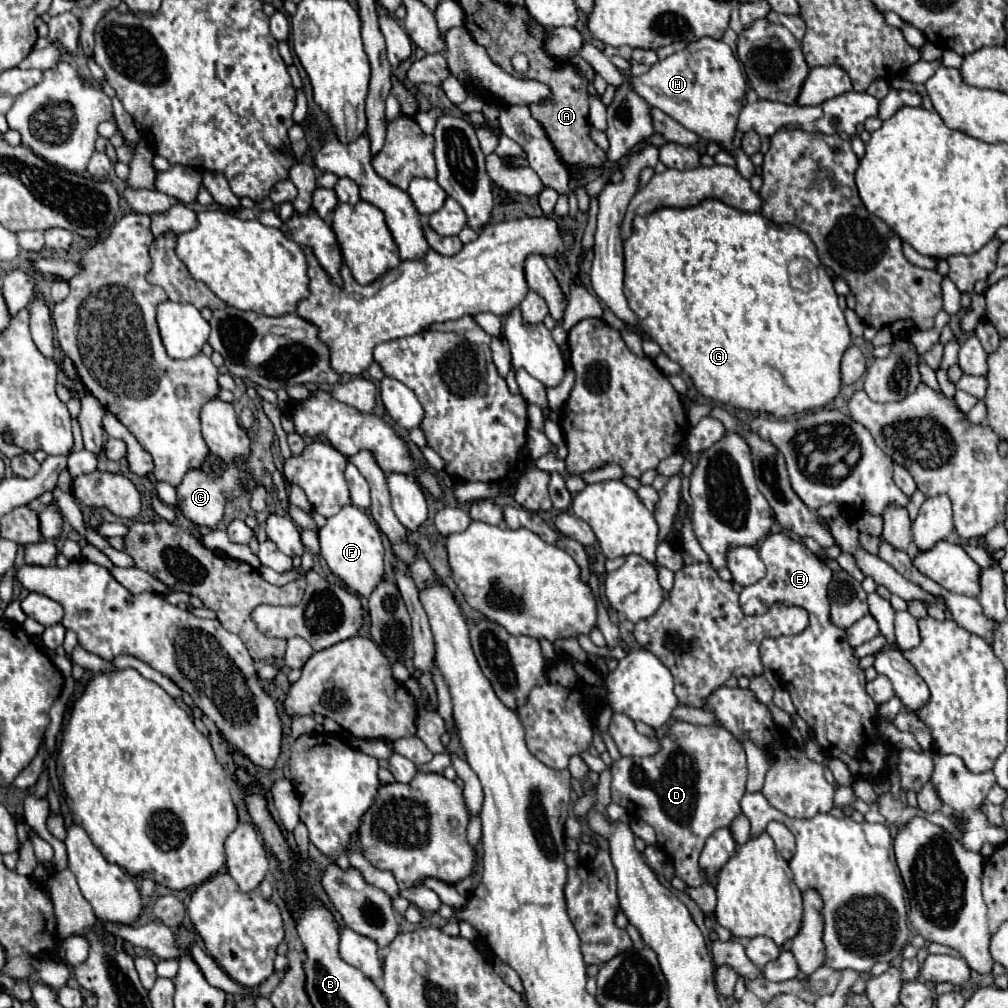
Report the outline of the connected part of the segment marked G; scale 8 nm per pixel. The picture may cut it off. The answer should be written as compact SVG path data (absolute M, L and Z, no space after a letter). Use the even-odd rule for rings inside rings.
M702 200L692 208L658 208L648 216L636 216L632 224L632 236L624 242L624 288L630 308L640 318L640 326L646 334L658 342L662 352L678 362L682 370L692 378L696 390L716 402L730 404L734 408L746 408L752 412L768 412L776 418L794 416L812 408L826 406L840 392L840 360L852 342L850 330L844 320L844 312L838 306L838 296L834 292L828 274L820 274L820 260L816 256L816 246L800 228L790 224L774 224L762 214L740 212L722 200Z

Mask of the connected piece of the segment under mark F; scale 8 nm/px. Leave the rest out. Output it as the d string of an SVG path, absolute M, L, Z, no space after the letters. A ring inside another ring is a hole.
M342 506L338 514L330 516L326 524L318 530L320 536L320 556L326 560L328 568L342 578L342 582L358 596L370 596L374 586L382 582L384 574L384 546L380 530L374 522L356 506Z

